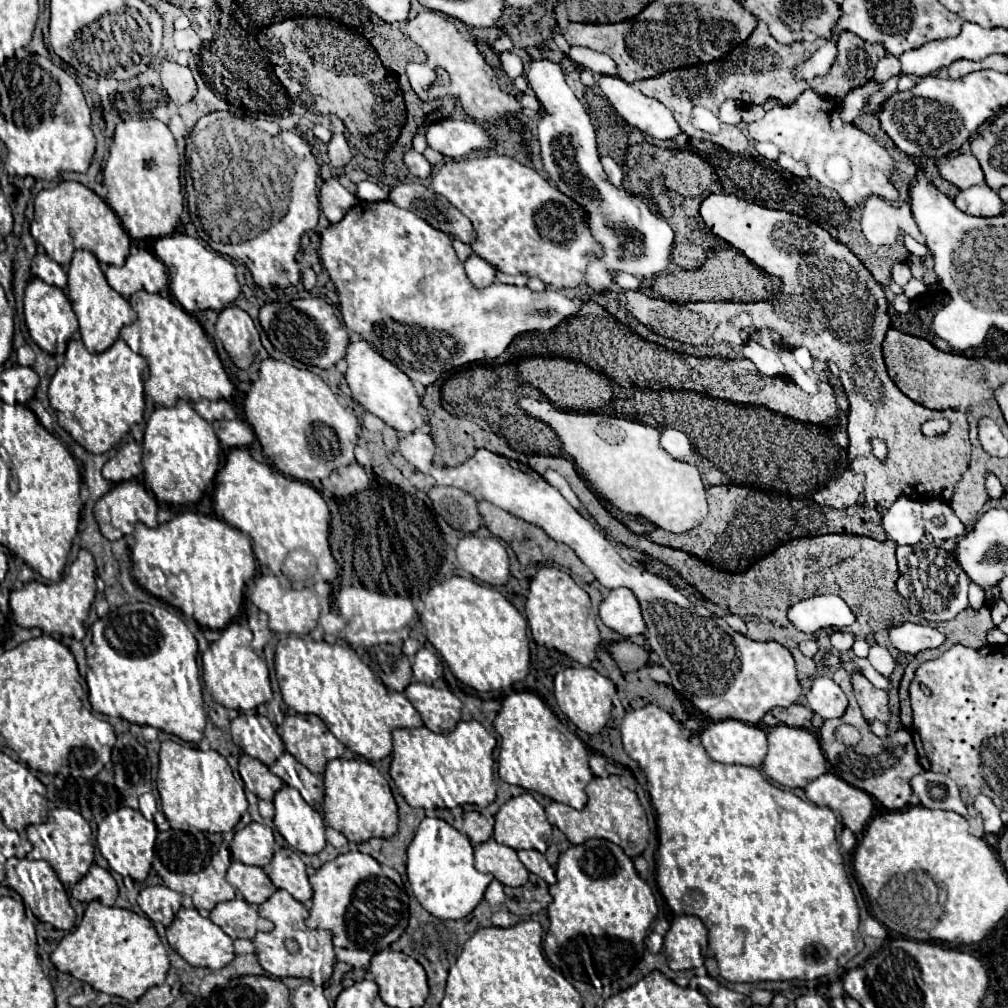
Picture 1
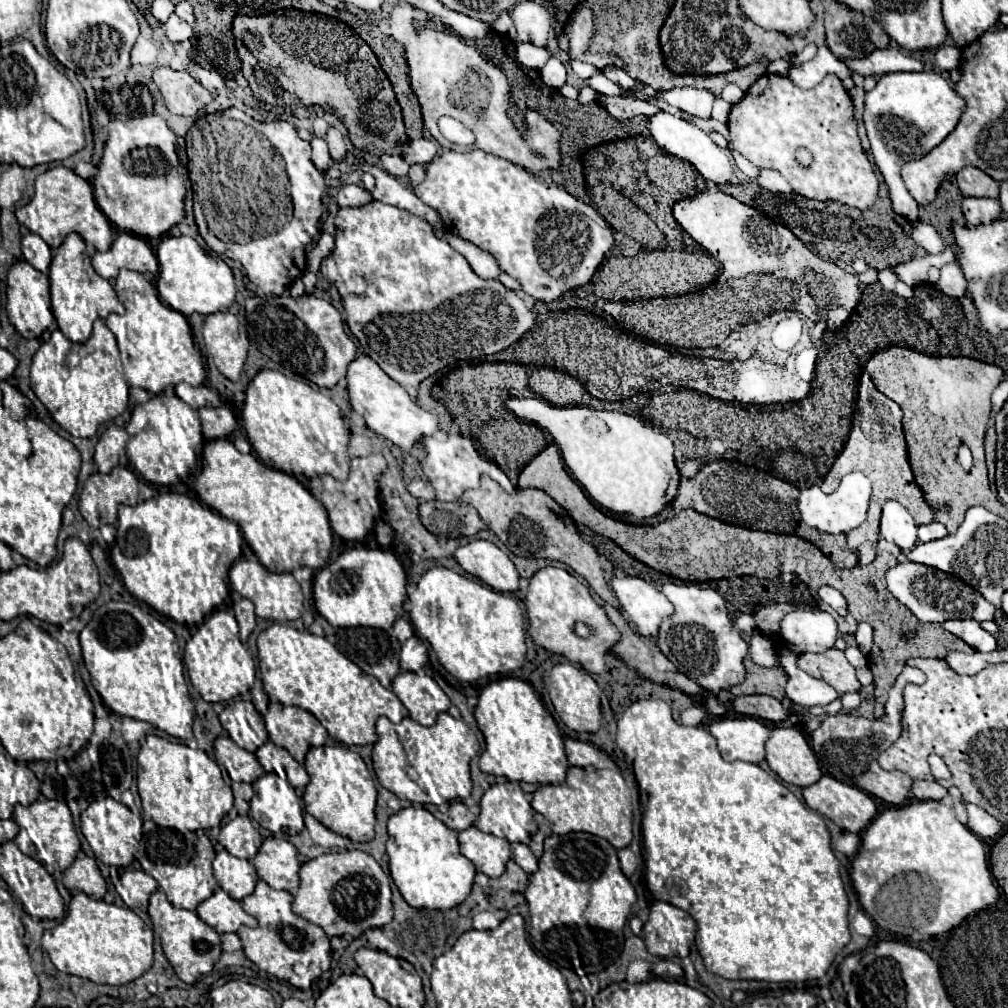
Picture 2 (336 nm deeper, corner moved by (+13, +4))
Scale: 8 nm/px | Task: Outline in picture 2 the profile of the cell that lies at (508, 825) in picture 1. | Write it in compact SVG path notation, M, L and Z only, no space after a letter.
M504 782L504 784L494 784L490 786L482 800L480 800L480 816L476 820L476 828L488 834L494 834L498 838L504 838L508 842L522 842L528 844L534 832L538 830L536 820L534 820L534 810L530 802L524 796L524 790L520 788L518 782Z

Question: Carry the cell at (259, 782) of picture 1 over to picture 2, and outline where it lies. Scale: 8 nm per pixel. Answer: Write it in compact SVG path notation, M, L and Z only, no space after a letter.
M230 736L216 738L214 758L228 770L232 782L256 782L264 776L264 768L260 766L256 756L240 748Z

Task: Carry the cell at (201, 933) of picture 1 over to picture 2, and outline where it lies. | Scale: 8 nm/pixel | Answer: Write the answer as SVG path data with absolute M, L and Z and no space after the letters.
M158 890L150 896L148 914L152 920L154 932L160 934L164 954L180 980L184 980L186 984L192 984L202 974L208 974L212 970L212 966L218 962L220 952L222 952L220 934L214 928L210 928L206 922L202 922L196 912L172 906L170 900L166 898L166 894Z

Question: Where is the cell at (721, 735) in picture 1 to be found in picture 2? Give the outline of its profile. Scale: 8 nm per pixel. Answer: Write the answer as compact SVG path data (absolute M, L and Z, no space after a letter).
M722 718L710 724L710 734L718 740L718 750L726 762L762 762L768 728L756 718Z

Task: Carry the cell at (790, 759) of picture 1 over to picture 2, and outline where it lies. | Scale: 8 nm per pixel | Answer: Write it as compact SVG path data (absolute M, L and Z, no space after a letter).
M776 726L770 732L766 742L766 762L784 782L800 788L814 784L822 776L808 740L792 726Z

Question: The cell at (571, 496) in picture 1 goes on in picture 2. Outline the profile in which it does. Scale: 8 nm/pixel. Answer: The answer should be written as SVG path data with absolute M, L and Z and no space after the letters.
M612 576L610 586L620 602L620 612L640 636L656 636L660 622L674 612L668 598L642 578Z

